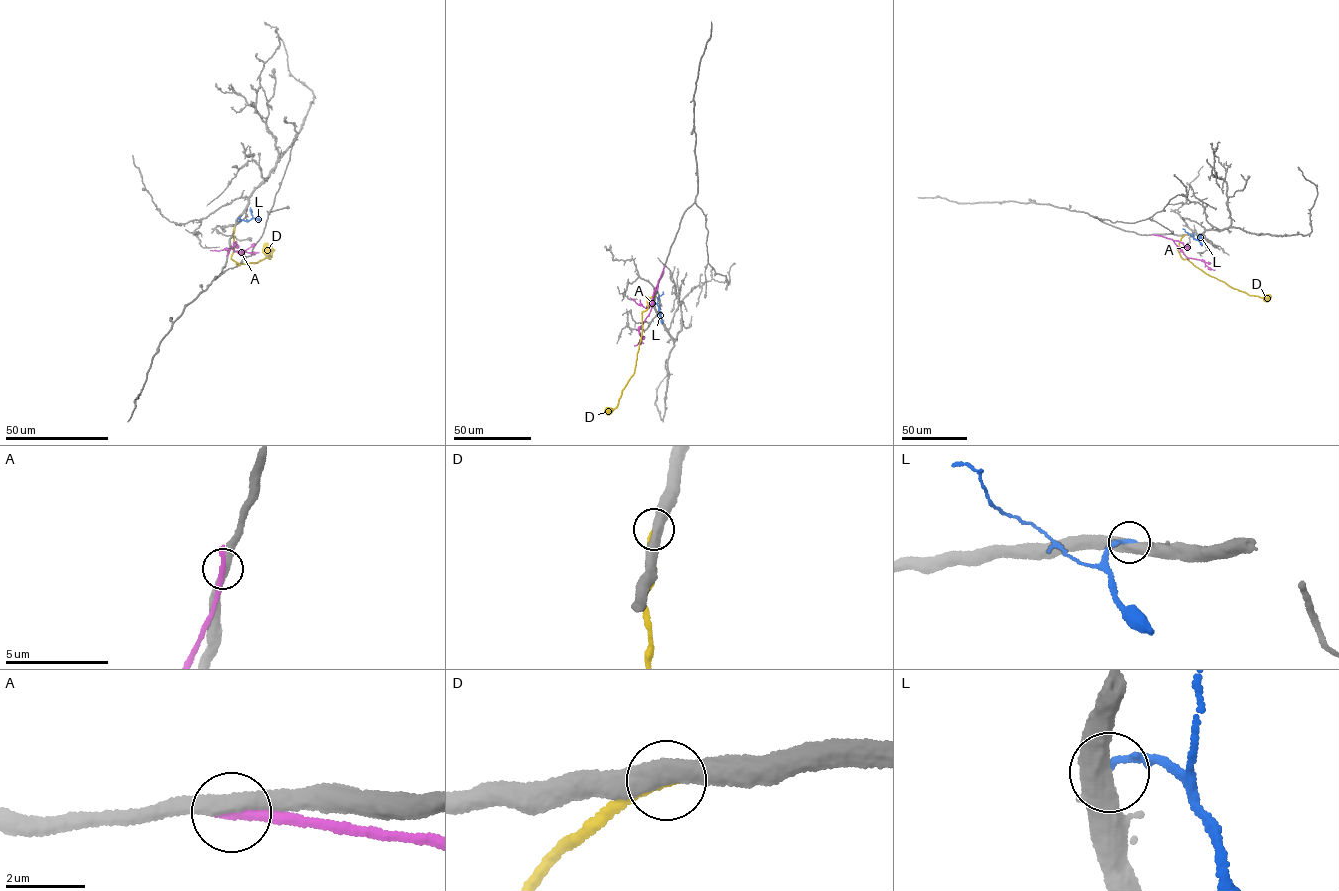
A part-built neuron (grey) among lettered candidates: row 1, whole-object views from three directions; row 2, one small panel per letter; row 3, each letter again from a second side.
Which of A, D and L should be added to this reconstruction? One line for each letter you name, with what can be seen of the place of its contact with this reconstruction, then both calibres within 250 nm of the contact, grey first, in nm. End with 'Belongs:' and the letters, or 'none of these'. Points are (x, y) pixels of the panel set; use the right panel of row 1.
D: Touches grey at (1185, 235). Thickness 480 nm (grey) against 320 nm
Belongs: D

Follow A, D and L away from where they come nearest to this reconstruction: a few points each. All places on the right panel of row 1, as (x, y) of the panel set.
A: (1153, 235), (1171, 239), (1187, 257), (1204, 261), (1215, 270)
D: (1185, 234), (1177, 249), (1182, 258), (1234, 288), (1269, 298)
L: (1194, 234), (1193, 238), (1202, 246)

